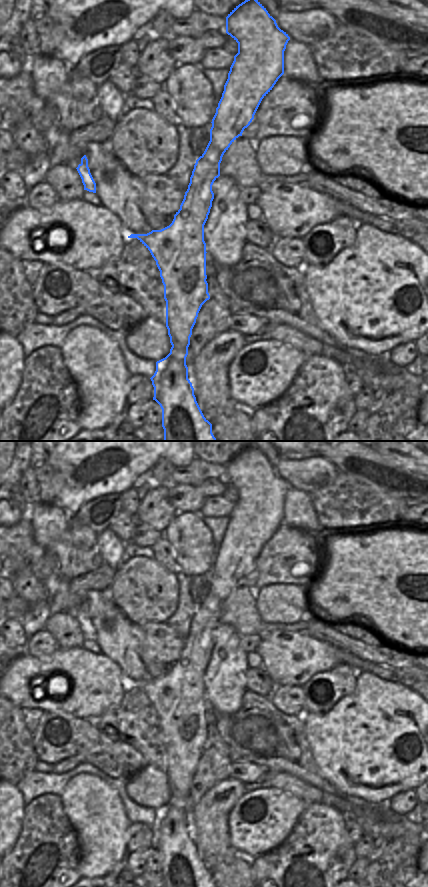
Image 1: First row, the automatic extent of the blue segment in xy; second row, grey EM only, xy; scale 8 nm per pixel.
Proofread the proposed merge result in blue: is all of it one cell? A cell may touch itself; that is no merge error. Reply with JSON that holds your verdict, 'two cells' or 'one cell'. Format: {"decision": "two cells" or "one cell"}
{"decision": "one cell"}

